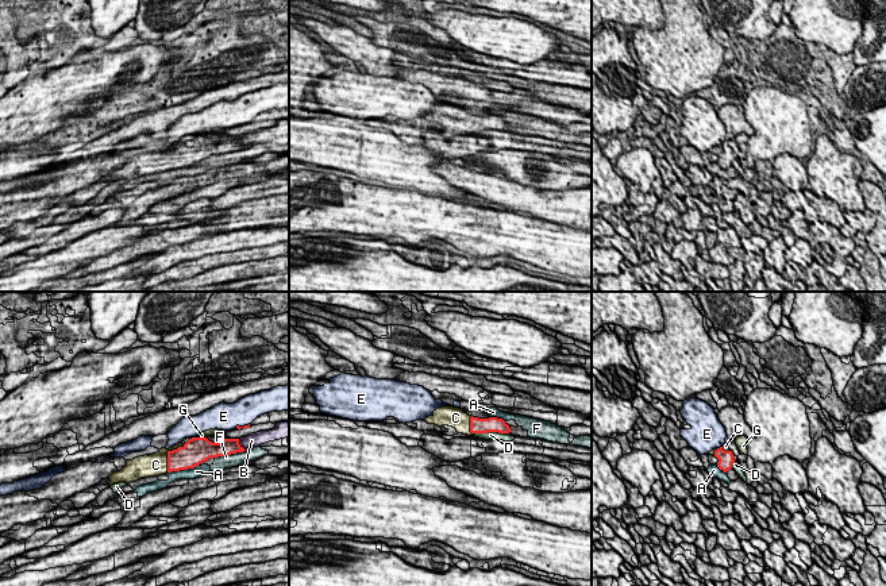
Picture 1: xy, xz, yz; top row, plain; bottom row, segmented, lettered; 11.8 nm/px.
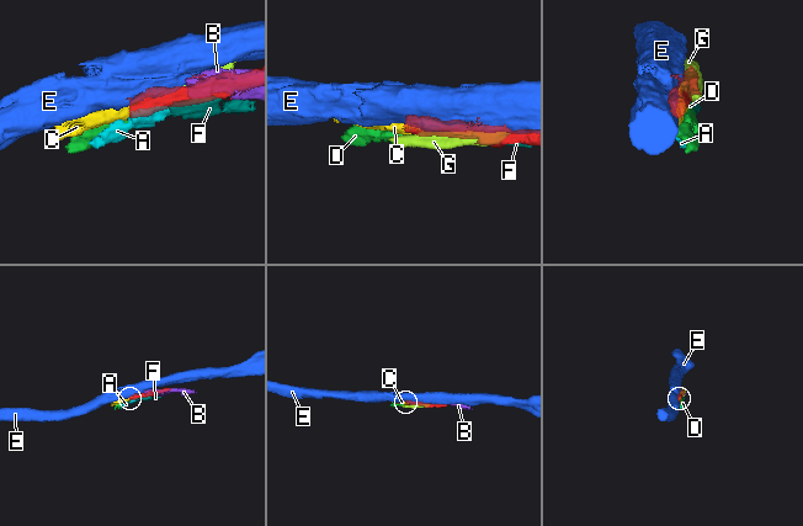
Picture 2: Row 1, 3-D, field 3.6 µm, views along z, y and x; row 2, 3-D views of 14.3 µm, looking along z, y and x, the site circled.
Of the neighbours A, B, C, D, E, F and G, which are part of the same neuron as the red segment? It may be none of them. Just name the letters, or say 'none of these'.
C

